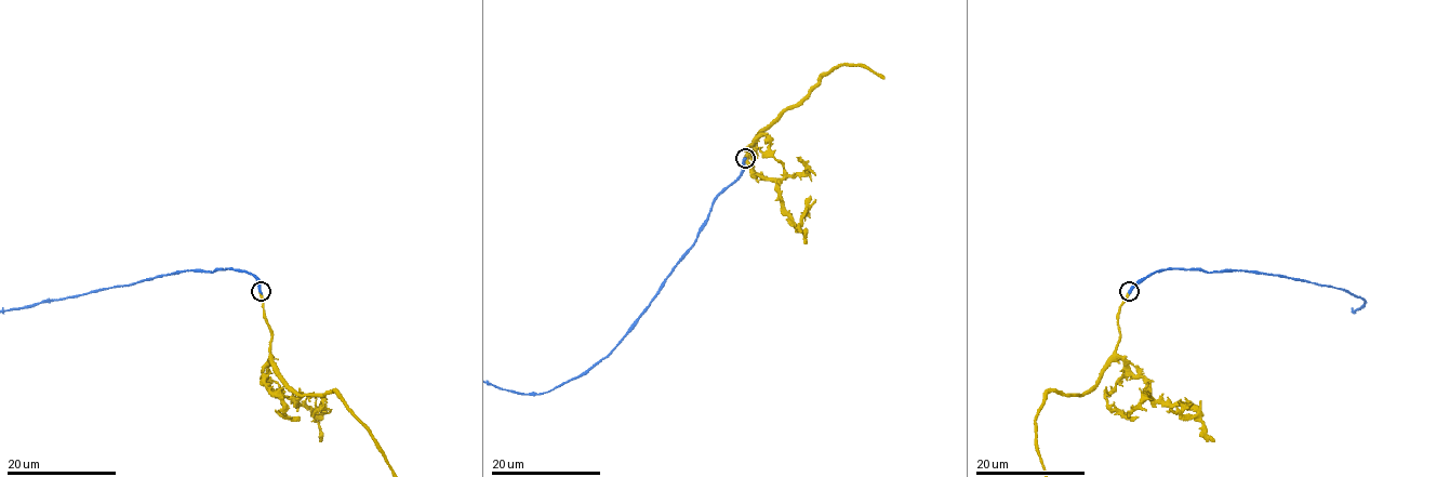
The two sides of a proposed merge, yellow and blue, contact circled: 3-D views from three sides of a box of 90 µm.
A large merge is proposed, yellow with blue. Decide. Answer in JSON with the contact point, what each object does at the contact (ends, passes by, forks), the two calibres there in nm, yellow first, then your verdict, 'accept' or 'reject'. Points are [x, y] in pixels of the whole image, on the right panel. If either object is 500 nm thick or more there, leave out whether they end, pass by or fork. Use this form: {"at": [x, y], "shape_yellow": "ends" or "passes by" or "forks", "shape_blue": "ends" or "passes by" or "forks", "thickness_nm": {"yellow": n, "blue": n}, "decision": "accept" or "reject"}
{"at": [1129, 291], "shape_yellow": "ends", "shape_blue": "ends", "thickness_nm": {"yellow": 400, "blue": 480}, "decision": "accept"}

